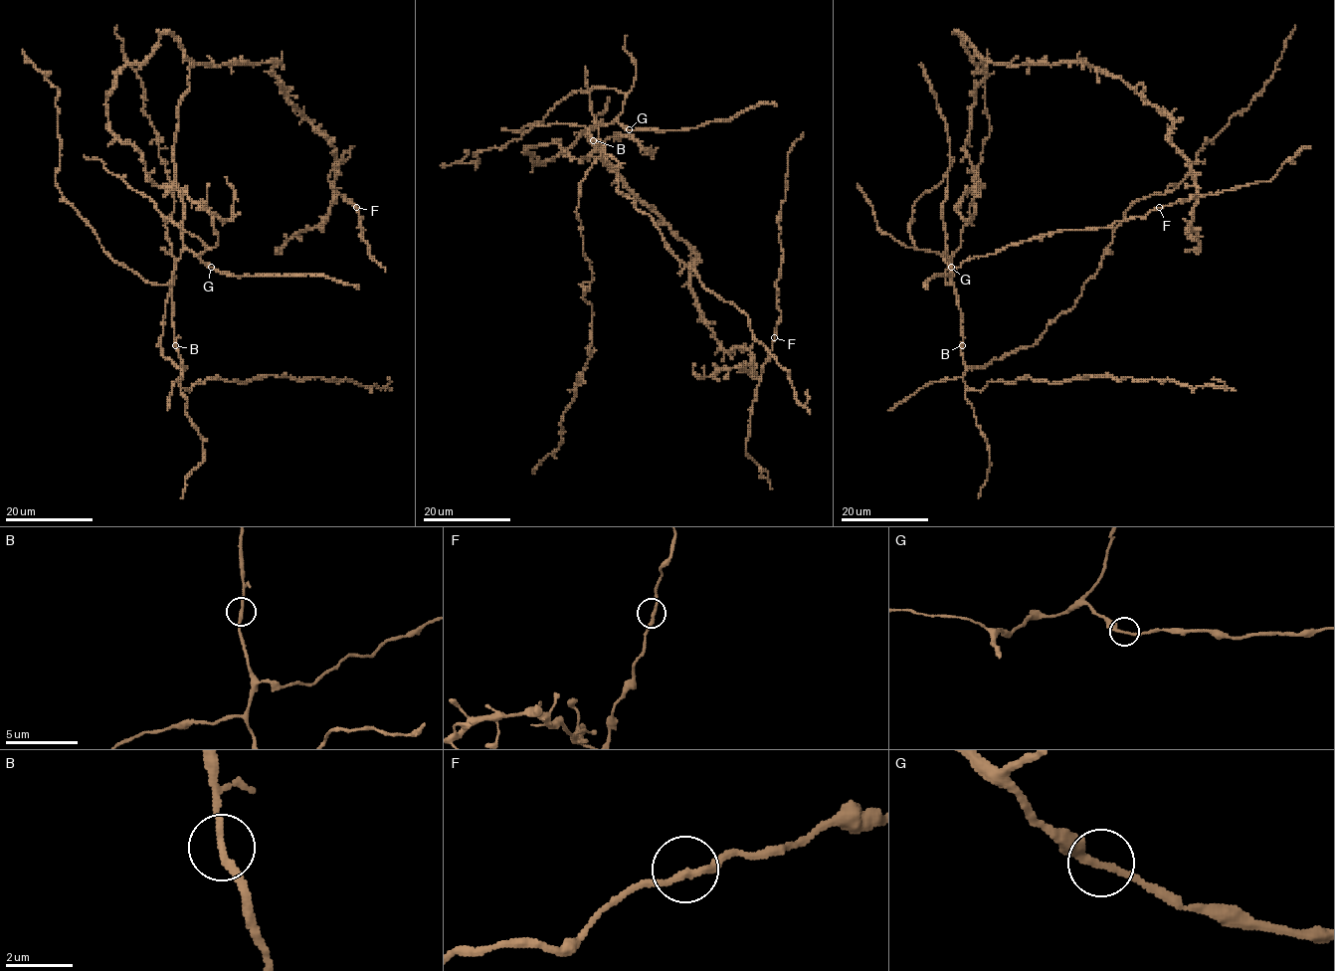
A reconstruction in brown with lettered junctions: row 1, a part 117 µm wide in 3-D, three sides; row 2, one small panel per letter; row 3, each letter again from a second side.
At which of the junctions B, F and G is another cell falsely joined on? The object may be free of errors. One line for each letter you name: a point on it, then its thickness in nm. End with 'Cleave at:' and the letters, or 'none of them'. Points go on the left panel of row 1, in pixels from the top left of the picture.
Cleave at: none of them

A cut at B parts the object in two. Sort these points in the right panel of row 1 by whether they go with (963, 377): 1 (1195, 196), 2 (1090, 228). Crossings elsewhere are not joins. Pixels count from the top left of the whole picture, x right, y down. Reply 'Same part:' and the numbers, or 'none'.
Same part: none

